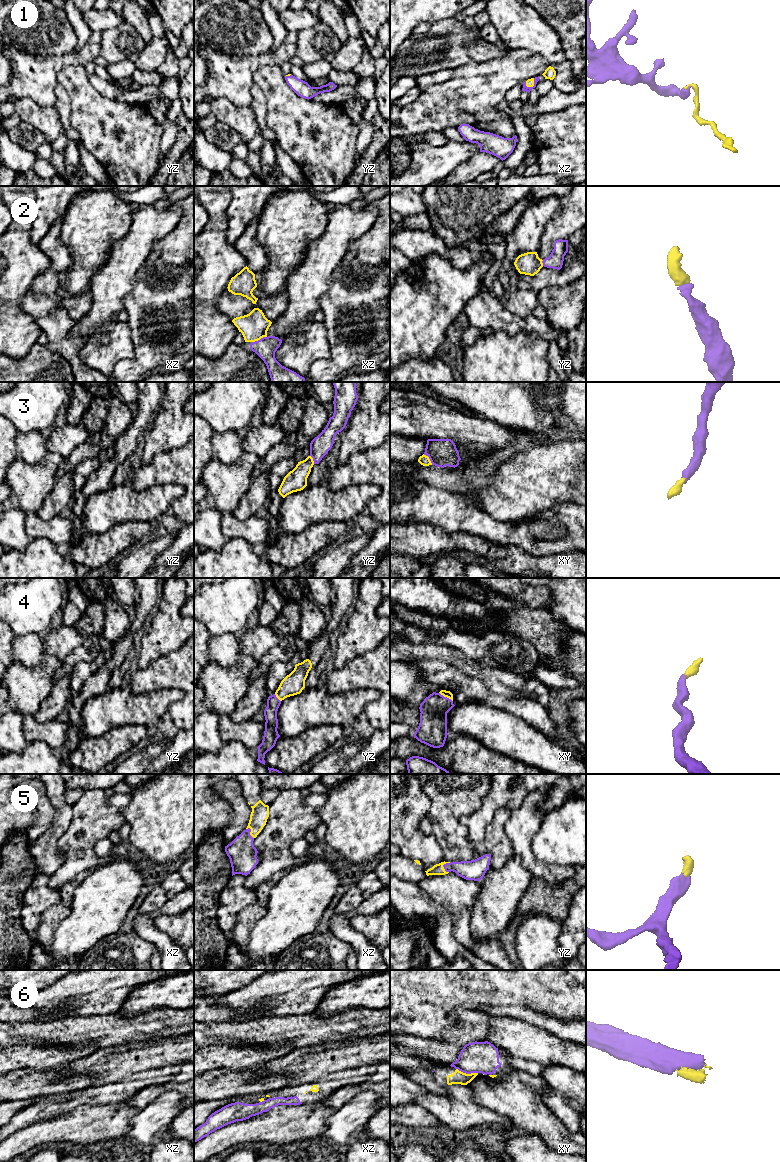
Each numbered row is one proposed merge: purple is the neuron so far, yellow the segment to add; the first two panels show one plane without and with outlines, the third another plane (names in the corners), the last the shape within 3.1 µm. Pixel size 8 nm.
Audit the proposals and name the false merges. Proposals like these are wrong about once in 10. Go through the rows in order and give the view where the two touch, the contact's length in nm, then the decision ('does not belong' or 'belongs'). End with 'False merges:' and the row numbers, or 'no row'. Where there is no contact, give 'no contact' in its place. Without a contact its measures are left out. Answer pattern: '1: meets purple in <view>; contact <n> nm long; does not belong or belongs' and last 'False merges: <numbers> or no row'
1: meets purple in xz; contact 100 nm long; belongs
2: meets purple in xz; contact 130 nm long; belongs
3: meets purple in xy; contact 120 nm long; belongs
4: meets purple in xy; contact 130 nm long; belongs
5: meets purple in yz; contact 90 nm long; belongs
6: meets purple in xy; contact 180 nm long; belongs
False merges: no row

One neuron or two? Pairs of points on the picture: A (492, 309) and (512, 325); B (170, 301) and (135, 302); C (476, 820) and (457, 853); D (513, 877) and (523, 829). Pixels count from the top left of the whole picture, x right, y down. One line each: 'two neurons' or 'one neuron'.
A: one neuron
B: one neuron
C: two neurons
D: two neurons

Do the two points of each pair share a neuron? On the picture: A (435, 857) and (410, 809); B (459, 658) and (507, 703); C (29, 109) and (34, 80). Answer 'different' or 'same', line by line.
A: same
B: different
C: different

